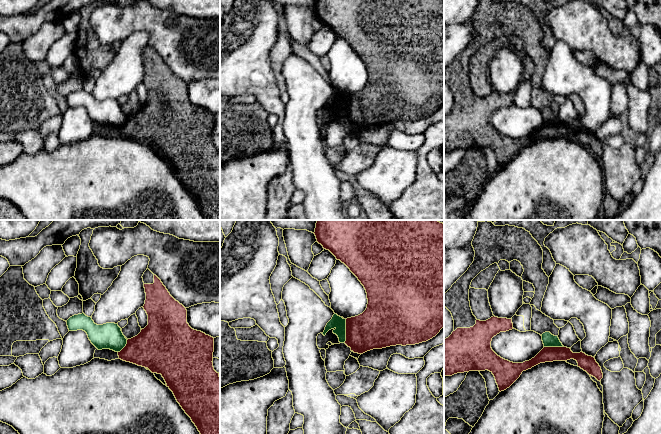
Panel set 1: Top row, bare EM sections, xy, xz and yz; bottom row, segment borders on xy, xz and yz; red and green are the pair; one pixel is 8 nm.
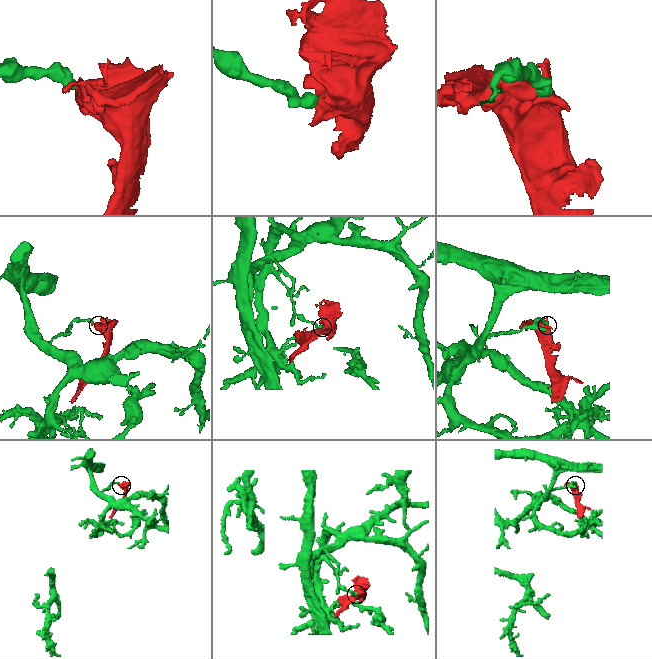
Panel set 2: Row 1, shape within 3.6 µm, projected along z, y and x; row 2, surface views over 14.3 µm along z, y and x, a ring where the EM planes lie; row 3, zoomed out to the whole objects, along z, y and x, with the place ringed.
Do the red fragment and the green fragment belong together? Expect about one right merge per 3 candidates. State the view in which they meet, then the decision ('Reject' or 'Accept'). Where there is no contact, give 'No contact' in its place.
Touches red in xz. Reject

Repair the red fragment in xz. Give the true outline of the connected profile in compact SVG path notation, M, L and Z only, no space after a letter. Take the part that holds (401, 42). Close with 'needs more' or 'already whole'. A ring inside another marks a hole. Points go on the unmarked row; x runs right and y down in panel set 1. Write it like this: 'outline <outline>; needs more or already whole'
outline M316 0L314 10L324 25L329 26L350 45L367 69L366 86L358 92L346 95L345 120L351 127L363 130L373 125L419 120L435 113L444 103L444 0Z; already whole

